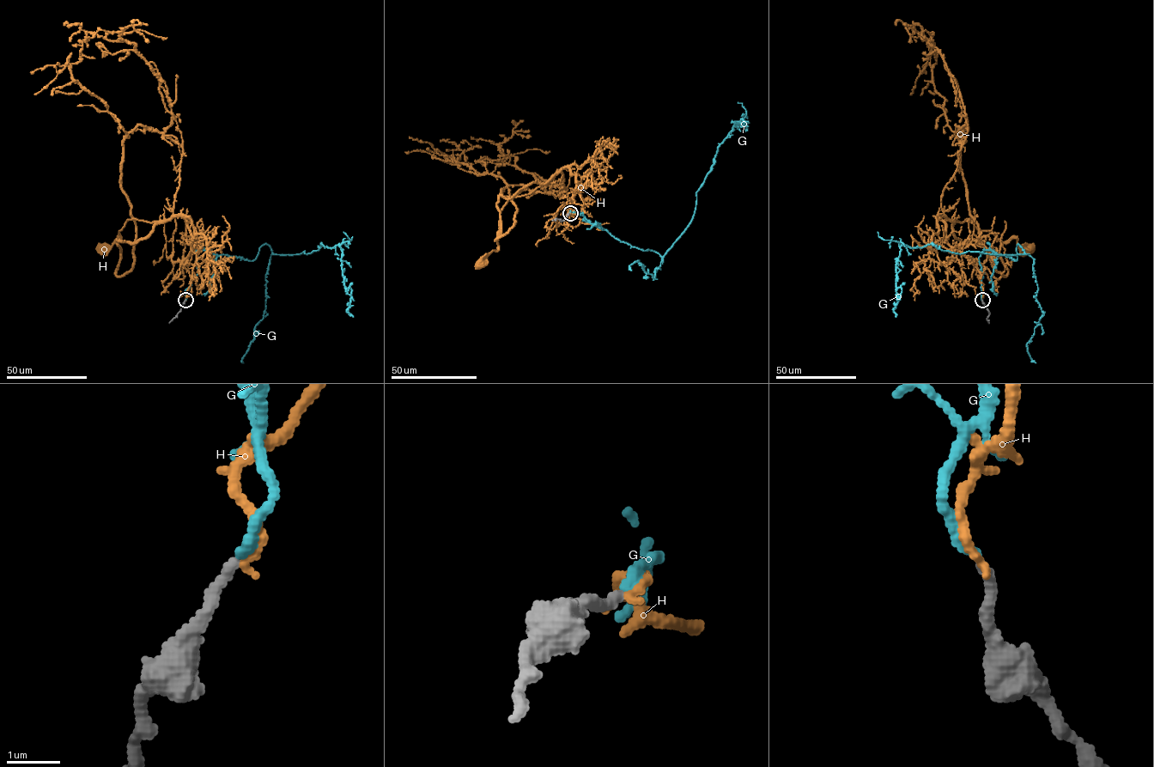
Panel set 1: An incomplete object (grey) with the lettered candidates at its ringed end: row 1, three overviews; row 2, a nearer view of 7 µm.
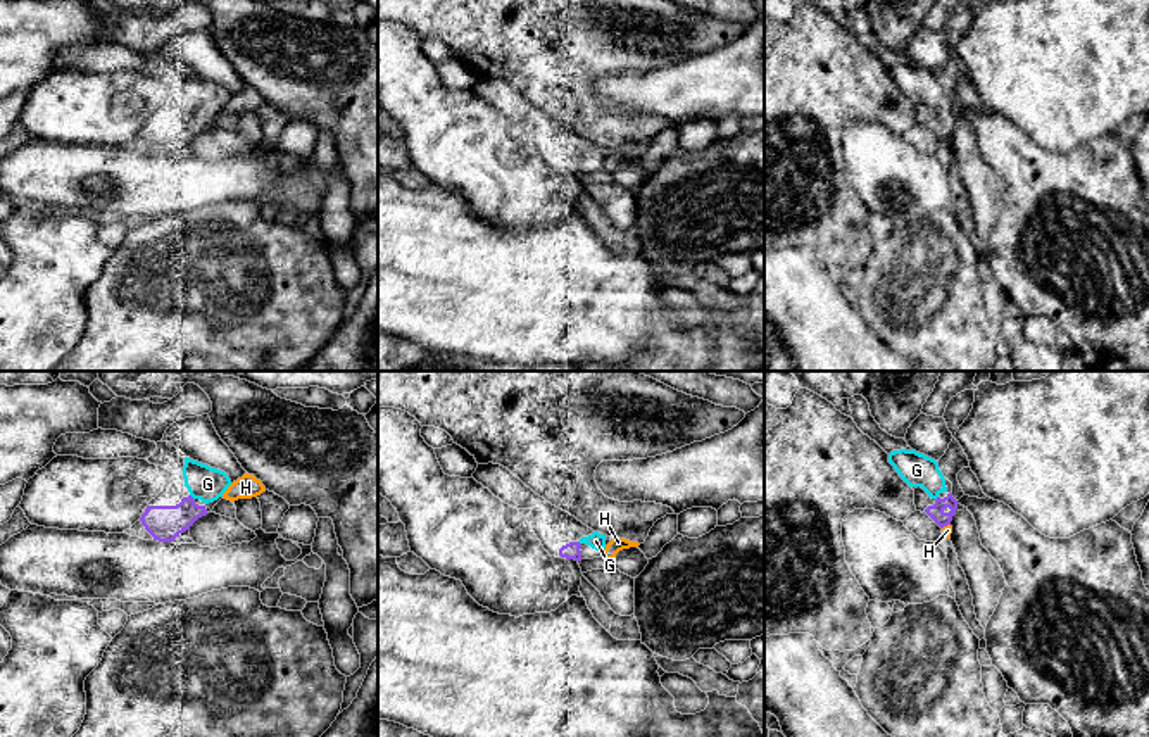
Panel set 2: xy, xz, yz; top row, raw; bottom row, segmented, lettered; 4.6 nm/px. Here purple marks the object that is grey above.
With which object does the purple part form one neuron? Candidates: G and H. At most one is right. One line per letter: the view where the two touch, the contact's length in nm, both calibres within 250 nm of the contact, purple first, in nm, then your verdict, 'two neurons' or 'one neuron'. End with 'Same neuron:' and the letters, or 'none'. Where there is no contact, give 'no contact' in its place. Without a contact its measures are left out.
G: no contact; one neuron
H: contact in yz; length 50 nm; calibres 70 and 50 nm; two neurons
Same neuron: G

